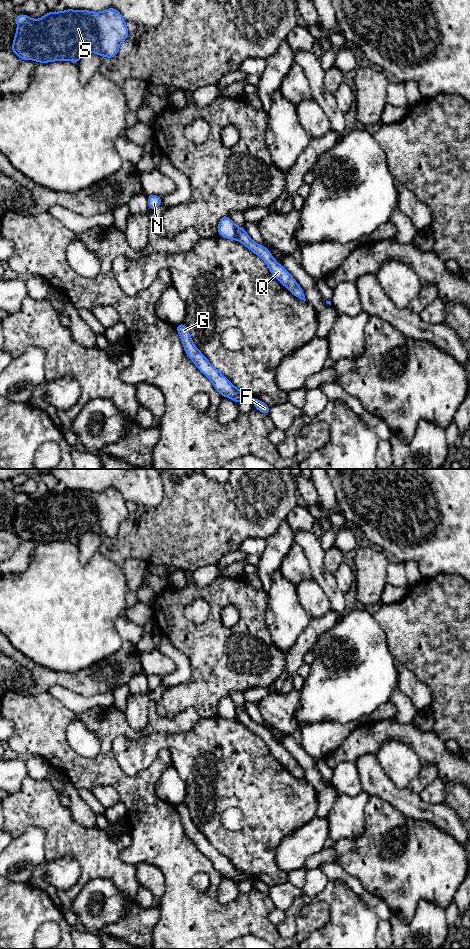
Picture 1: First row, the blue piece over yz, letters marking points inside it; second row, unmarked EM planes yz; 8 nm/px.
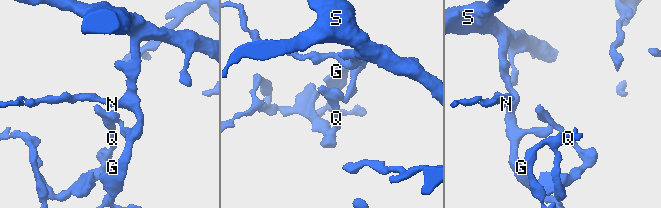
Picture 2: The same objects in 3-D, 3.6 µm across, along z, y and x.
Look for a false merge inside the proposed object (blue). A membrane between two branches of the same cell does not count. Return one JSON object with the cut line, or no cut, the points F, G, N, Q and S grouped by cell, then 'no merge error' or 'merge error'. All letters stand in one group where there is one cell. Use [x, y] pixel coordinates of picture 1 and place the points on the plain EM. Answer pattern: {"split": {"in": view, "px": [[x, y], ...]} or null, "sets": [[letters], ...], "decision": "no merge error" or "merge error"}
{"split": {"in": "yz", "px": [[235, 706], [237, 719]]}, "sets": [["F", "G", "N", "S"], ["Q"]], "decision": "merge error"}

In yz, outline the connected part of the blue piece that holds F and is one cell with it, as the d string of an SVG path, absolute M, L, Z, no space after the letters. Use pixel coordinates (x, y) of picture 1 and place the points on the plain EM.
M181 803L174 807L181 817L186 835L192 840L199 851L210 860L214 868L221 874L222 877L228 877L236 884L244 880L251 880L254 883L256 890L262 892L263 894L271 894L271 889L267 884L236 868L227 857L220 853L218 849L208 841L204 834L201 833L193 823L190 812L185 803Z

